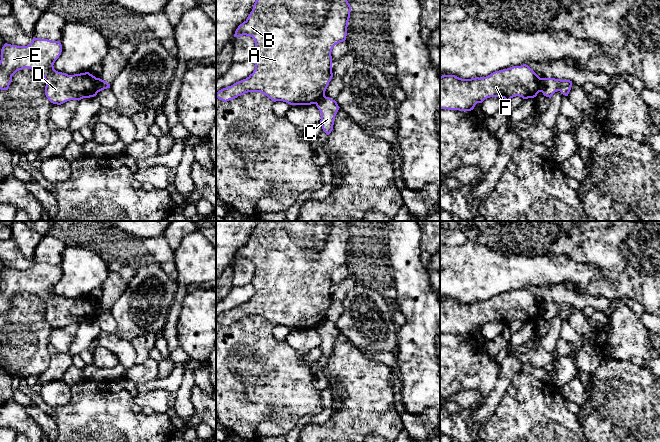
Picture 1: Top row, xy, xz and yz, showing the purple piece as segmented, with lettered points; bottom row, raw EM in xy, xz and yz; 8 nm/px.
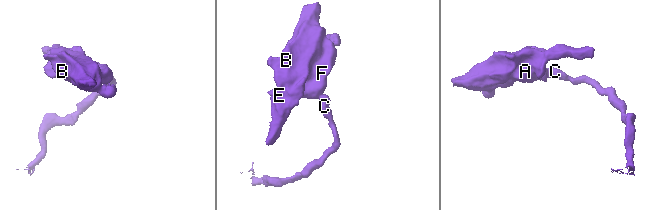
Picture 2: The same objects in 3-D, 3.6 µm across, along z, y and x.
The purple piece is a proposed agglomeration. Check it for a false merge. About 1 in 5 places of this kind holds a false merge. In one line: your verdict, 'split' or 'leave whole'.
split

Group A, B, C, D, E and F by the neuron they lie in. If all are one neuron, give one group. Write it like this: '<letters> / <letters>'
A B D E F / C

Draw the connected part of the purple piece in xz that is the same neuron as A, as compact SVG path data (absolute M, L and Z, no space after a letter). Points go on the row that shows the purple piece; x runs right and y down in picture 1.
M256 0L247 19L238 26L234 37L250 36L255 41L251 60L255 70L246 79L216 92L219 100L227 102L248 92L261 92L272 101L290 105L318 103L333 77L333 47L346 40L351 6L347 0Z

